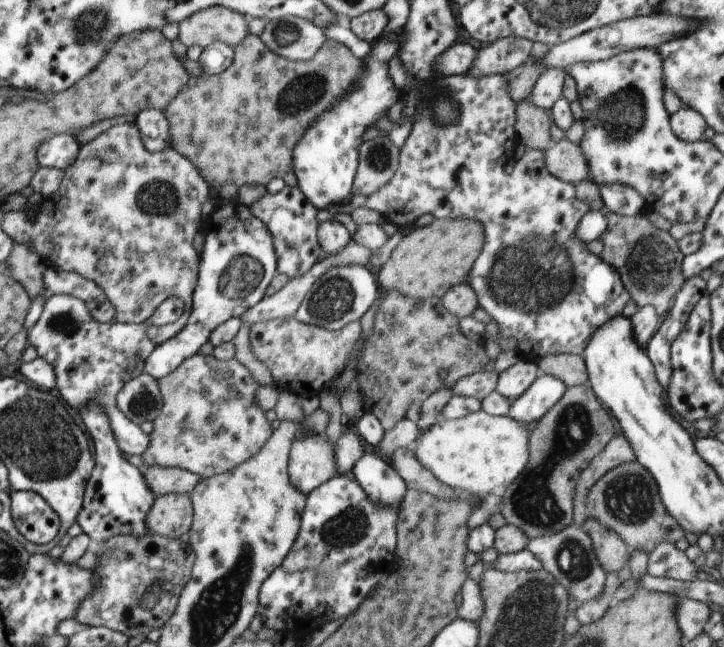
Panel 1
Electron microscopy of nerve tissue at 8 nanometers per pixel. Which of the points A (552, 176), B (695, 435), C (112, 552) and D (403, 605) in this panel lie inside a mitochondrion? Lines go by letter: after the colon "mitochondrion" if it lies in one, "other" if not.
A: other
B: other
C: mitochondrion
D: mitochondrion

